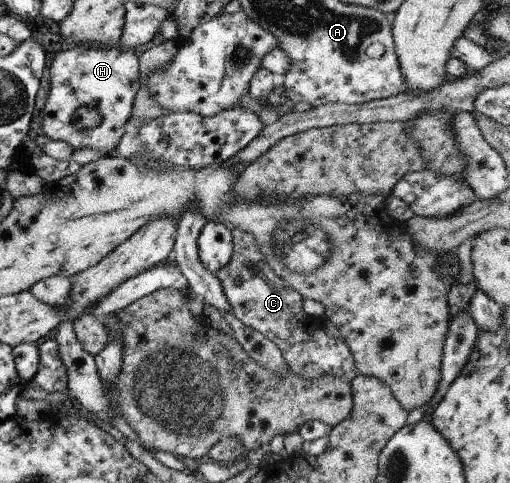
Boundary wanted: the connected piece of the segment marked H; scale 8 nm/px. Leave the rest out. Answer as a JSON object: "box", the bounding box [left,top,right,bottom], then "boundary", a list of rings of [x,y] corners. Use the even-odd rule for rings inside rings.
{"box":[42,44,140,155],"boundary":[[[74,44],[65,45],[58,51],[52,60],[50,67],[50,93],[44,107],[44,119],[42,128],[44,135],[55,141],[66,141],[74,150],[82,148],[100,149],[105,155],[115,154],[120,139],[126,134],[124,125],[130,119],[133,102],[140,89],[140,63],[133,49],[109,46]],[[78,107],[94,107],[102,115],[102,123],[92,129],[78,129],[72,123],[72,115]]]}

